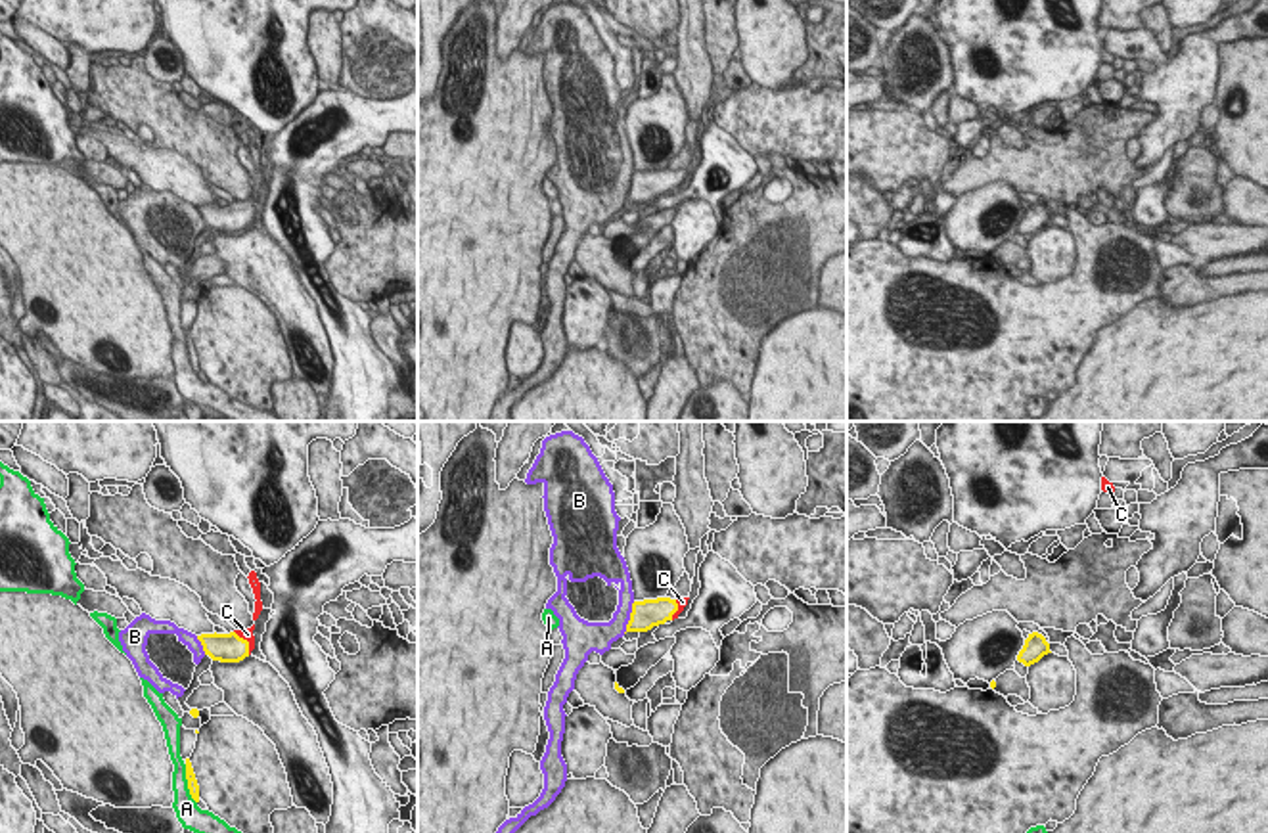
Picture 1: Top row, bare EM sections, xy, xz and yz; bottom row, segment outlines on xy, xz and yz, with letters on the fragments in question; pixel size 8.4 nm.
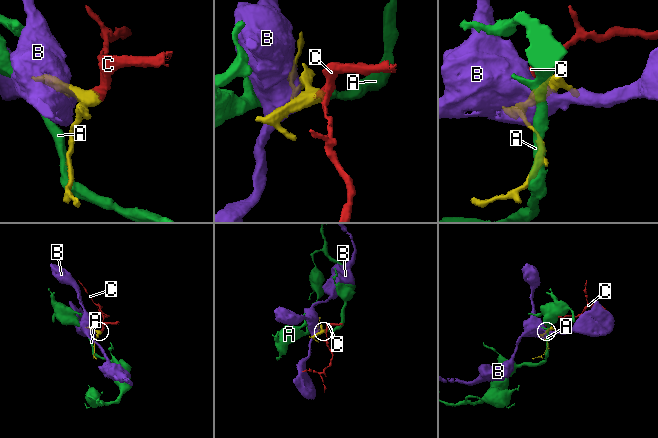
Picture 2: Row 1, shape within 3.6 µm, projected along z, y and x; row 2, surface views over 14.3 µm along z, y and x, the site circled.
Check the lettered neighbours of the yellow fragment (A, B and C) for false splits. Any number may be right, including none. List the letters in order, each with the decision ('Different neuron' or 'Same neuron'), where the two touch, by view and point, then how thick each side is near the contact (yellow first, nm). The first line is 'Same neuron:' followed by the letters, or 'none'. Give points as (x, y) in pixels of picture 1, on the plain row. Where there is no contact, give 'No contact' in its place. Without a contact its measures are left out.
Same neuron: C
A: Different neuron. Touches yellow at xy (188, 355). Thickness 100 nm (yellow) against 200 nm
B: Different neuron. Touches yellow at xz (631, 188). Thickness 240 nm (yellow) against 190 nm
C: Same neuron. Touches yellow at xy (248, 213). Thickness 260 nm (yellow) against 100 nm.

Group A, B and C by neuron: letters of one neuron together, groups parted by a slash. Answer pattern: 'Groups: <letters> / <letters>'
Groups: A / B / C.

